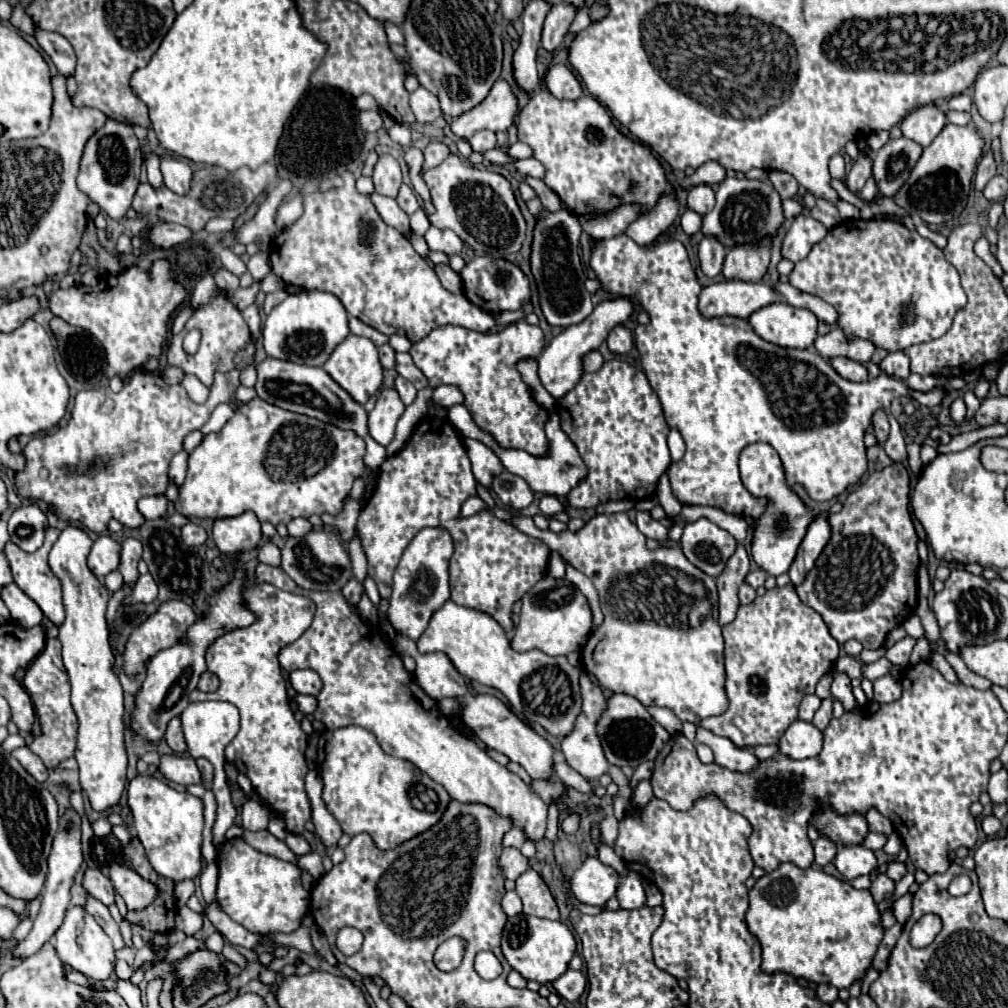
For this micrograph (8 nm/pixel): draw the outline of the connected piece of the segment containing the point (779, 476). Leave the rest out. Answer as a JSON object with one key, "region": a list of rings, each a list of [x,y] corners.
{"region":[[[769,443],[747,445],[739,457],[739,473],[745,489],[753,497],[761,497],[767,501],[767,511],[753,521],[751,557],[763,571],[767,571],[773,577],[787,573],[795,559],[797,547],[803,541],[807,527],[815,515],[807,509],[807,505],[799,499],[799,495],[795,495],[793,489],[787,485],[781,457]]]}

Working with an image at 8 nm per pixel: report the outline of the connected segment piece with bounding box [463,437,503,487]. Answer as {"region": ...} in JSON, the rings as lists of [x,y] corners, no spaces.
{"region":[[[463,437],[463,445],[465,445],[465,451],[467,451],[469,459],[471,459],[475,479],[477,479],[481,485],[491,487],[493,477],[497,477],[497,473],[503,471],[501,459],[499,459],[485,443],[481,443],[481,441],[477,441],[477,439]]]}

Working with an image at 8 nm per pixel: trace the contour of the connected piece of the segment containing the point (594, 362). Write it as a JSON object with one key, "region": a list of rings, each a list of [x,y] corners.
{"region":[[[591,351],[587,357],[585,357],[585,361],[583,361],[583,365],[585,365],[585,371],[587,373],[595,373],[597,369],[601,369],[601,365],[603,365],[603,355],[599,353],[599,351]]]}

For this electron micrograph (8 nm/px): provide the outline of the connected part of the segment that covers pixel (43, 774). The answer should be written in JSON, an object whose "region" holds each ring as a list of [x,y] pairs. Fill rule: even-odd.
{"region":[[[21,747],[21,749],[15,749],[13,753],[11,753],[39,783],[43,783],[45,779],[47,779],[47,775],[49,775],[49,771],[47,771],[47,767],[43,765],[43,761],[29,749],[29,747]]]}

